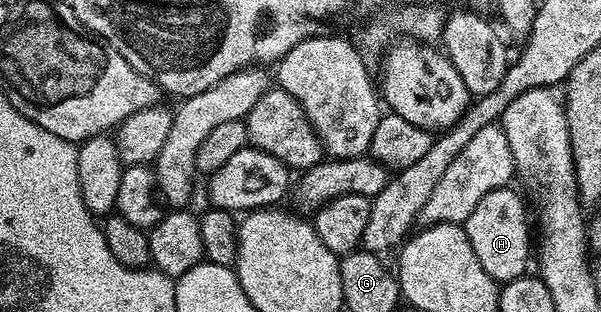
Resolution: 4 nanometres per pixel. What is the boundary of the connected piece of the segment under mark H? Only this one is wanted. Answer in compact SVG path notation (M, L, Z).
M507 186L486 193L486 197L474 205L474 213L470 213L462 225L466 237L470 237L470 249L474 249L474 257L478 257L482 269L486 269L486 273L490 273L490 277L500 285L519 279L529 270L528 211L524 208L523 197L512 190L511 186Z

